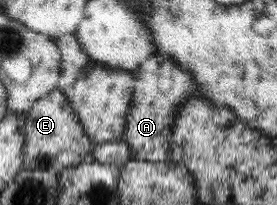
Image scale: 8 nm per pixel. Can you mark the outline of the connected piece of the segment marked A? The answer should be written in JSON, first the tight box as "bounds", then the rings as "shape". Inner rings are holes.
{"bounds":[120,52,198,162],"shape":[[[160,52],[150,54],[131,74],[134,75],[131,105],[126,112],[125,126],[120,138],[128,144],[130,160],[166,162],[169,159],[168,125],[172,125],[174,113],[184,103],[184,99],[190,98],[190,95],[198,95],[198,87],[194,85],[192,77],[182,71],[173,59],[160,55]]]}

